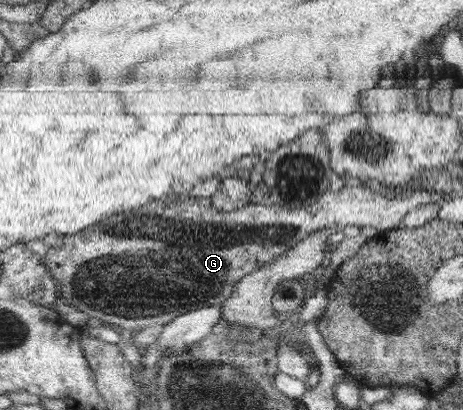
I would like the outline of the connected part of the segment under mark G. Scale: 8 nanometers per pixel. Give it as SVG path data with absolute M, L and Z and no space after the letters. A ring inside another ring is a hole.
M361 184L351 189L329 189L329 193L325 193L309 207L250 204L227 213L217 209L212 198L190 197L186 192L184 195L175 194L153 200L141 209L111 217L105 225L105 237L113 241L85 237L87 229L84 229L75 235L63 237L62 241L52 241L52 246L42 257L45 258L45 266L56 279L61 300L82 311L84 316L96 317L112 327L117 325L124 332L133 333L151 325L164 326L176 317L196 309L223 306L243 277L271 263L276 257L307 239L311 233L325 230L333 224L341 228L357 226L360 229L370 226L377 231L389 230L396 228L408 212L427 203L440 204L445 199L446 196L441 192L435 194L423 188L409 189L406 193L377 193L373 207L371 186Z

